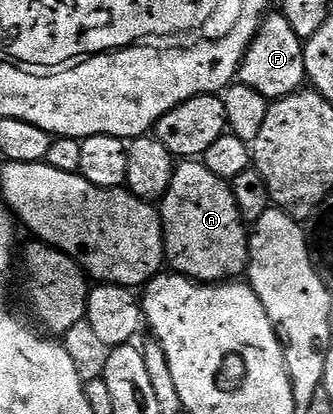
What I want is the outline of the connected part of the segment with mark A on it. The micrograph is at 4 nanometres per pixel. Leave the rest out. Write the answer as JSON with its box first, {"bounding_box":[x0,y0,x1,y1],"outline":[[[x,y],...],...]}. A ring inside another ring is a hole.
{"bounding_box":[160,159,250,283],"outline":[[[186,159],[175,168],[172,183],[160,202],[162,234],[166,240],[166,261],[169,268],[182,273],[191,281],[221,283],[241,278],[250,263],[250,237],[248,225],[238,210],[233,188],[220,180],[201,160]]]}

